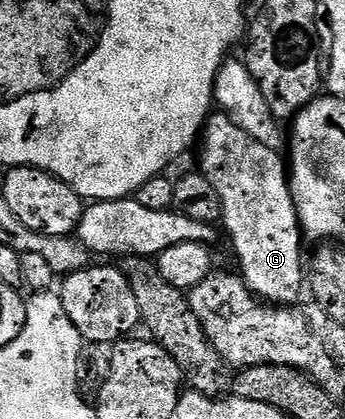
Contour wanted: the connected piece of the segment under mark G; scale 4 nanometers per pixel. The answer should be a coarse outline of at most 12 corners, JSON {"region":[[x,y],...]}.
{"region":[[221,113],[197,170],[222,202],[258,299],[304,291],[302,226],[283,156]]}

